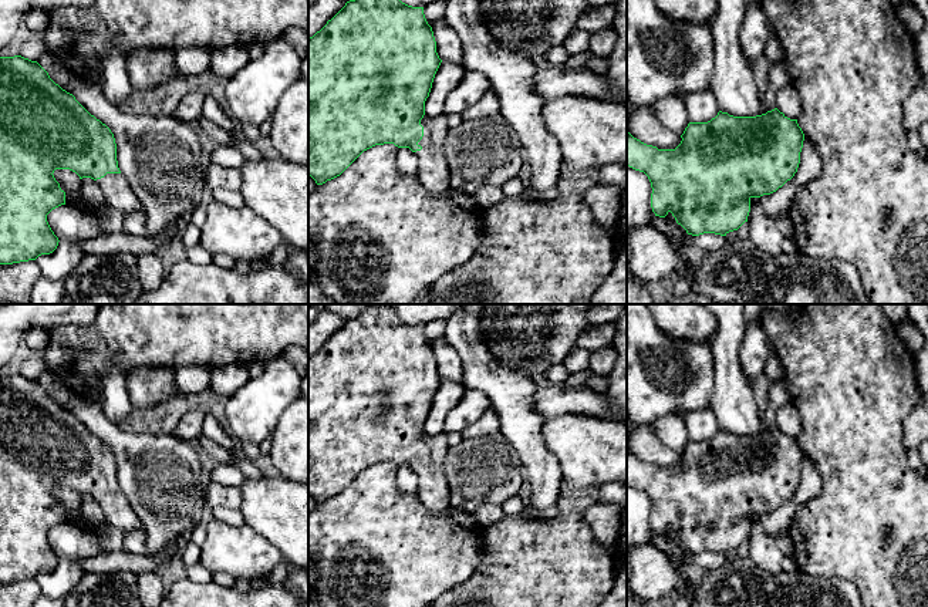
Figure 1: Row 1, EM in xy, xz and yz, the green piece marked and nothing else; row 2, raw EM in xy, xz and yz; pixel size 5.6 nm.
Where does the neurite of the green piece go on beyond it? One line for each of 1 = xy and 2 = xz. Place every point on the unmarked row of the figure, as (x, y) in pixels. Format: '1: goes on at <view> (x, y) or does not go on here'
1: goes on at xy (118, 513)
2: goes on at xz (434, 491)

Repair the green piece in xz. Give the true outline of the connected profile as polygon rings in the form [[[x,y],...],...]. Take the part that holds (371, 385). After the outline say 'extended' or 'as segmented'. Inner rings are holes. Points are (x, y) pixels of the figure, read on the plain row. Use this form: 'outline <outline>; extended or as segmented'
outline [[[369,304],[308,355],[308,495],[323,503],[340,495],[364,469],[384,462],[409,466],[419,479],[419,498],[433,510],[450,507],[450,489],[442,462],[449,449],[445,432],[428,435],[425,419],[442,378],[423,326],[399,318],[392,306]]]; extended

